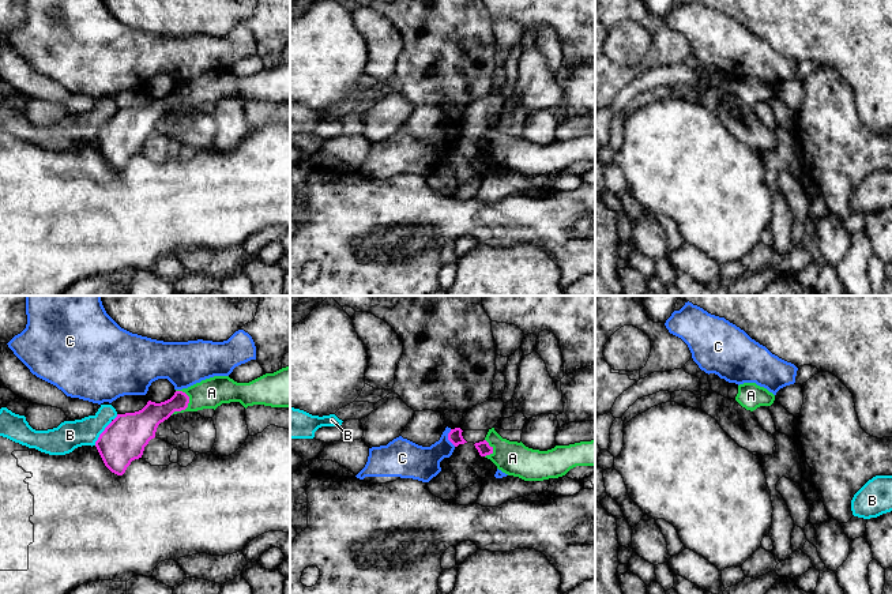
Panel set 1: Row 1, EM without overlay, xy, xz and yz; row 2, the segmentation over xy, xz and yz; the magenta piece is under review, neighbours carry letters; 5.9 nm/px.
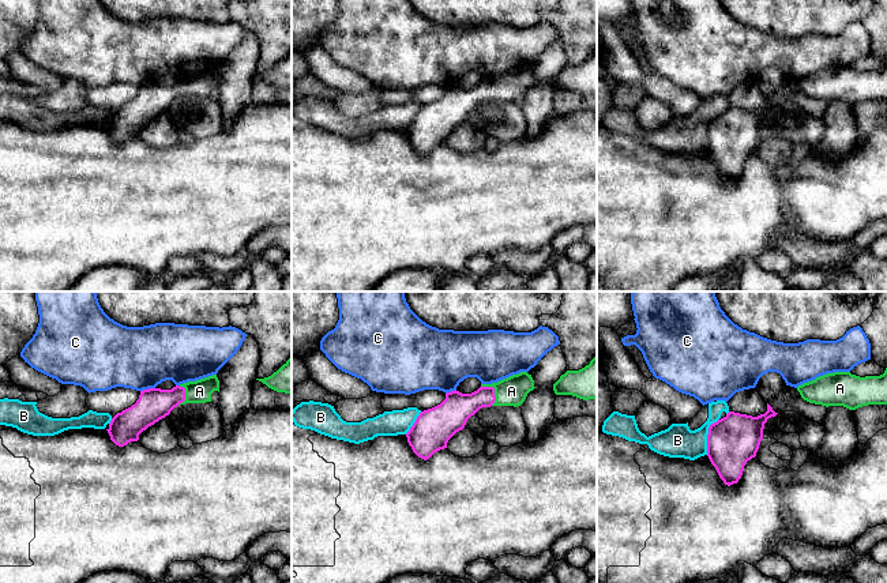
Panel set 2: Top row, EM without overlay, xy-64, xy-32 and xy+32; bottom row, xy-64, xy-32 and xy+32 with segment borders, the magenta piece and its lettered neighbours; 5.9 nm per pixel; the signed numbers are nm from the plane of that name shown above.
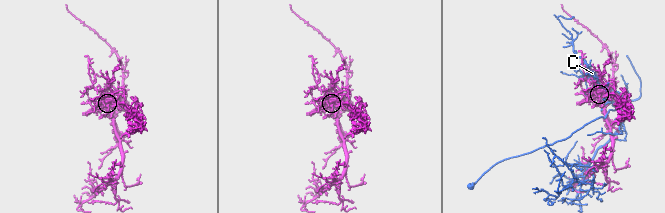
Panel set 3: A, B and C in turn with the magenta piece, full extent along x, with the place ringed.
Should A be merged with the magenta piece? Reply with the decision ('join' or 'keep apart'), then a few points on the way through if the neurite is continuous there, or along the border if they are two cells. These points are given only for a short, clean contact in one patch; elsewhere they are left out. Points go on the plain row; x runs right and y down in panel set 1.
join; runs through xy (146, 116), (168, 102), (185, 102), (196, 91), (211, 87)

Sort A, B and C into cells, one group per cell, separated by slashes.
A / B / C

